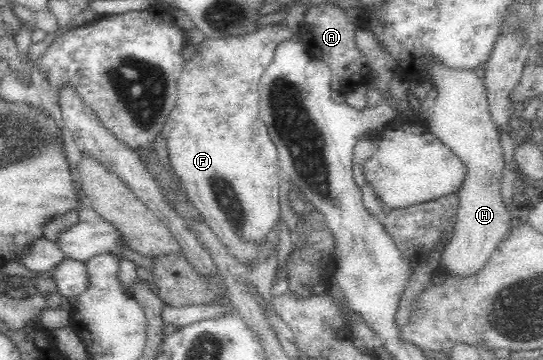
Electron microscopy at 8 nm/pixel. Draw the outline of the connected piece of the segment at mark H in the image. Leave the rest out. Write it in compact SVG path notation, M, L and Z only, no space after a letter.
M432 55L427 56L425 63L426 78L436 88L438 96L418 117L466 165L466 176L457 190L457 221L441 254L440 268L448 276L466 280L482 271L500 241L514 227L512 214L506 209L500 191L504 170L502 147L490 116L484 79L480 79L473 70L445 68Z

